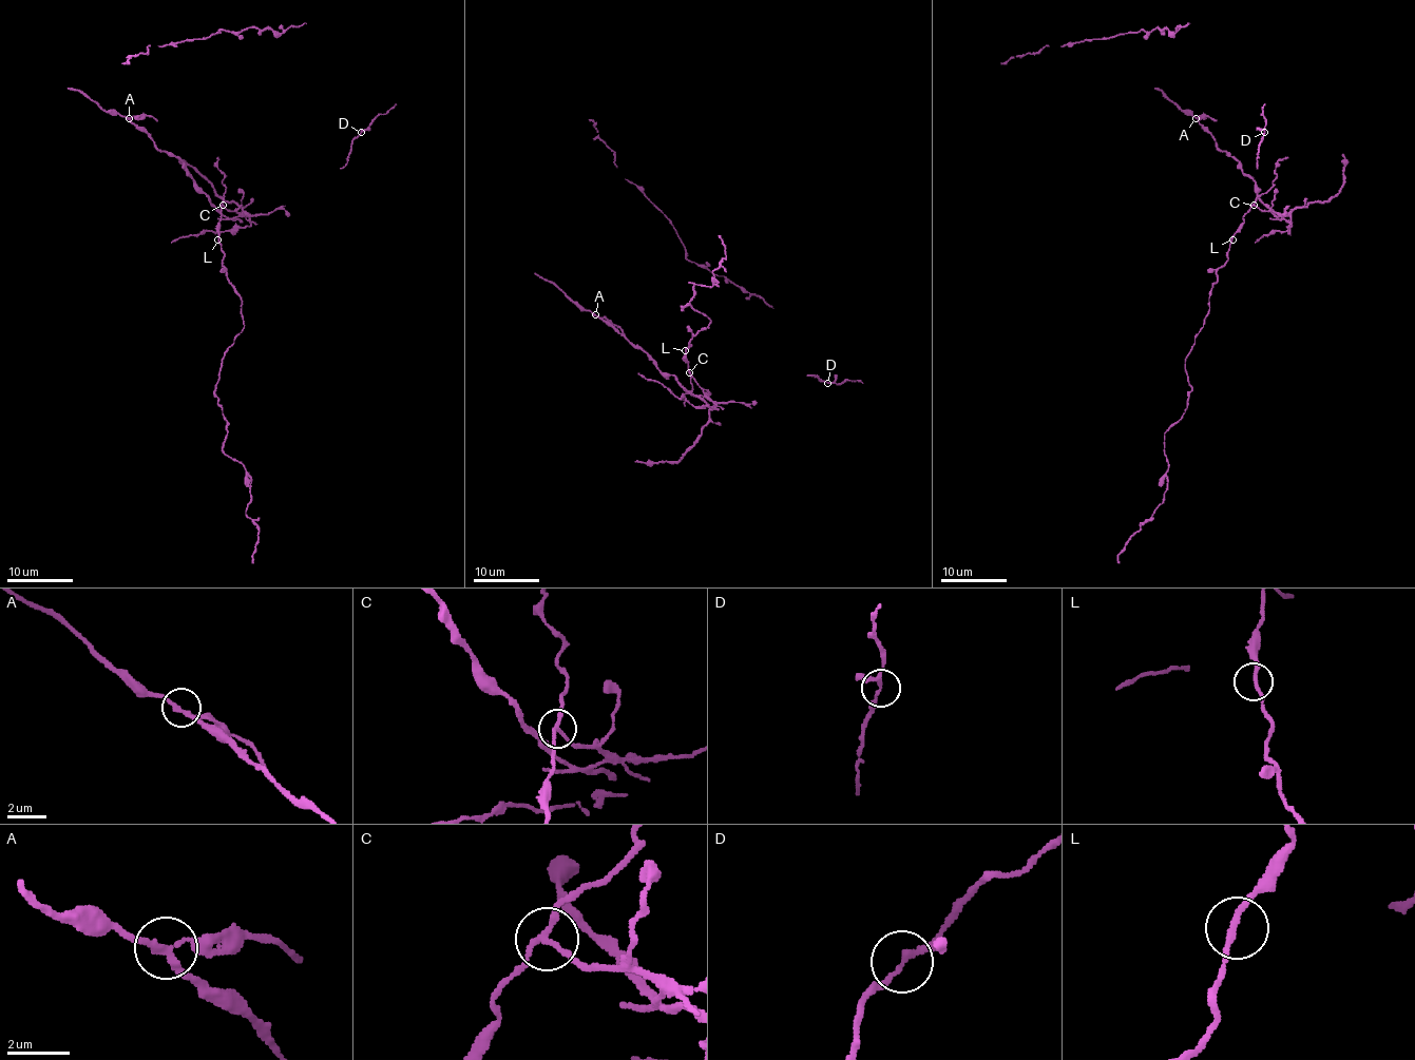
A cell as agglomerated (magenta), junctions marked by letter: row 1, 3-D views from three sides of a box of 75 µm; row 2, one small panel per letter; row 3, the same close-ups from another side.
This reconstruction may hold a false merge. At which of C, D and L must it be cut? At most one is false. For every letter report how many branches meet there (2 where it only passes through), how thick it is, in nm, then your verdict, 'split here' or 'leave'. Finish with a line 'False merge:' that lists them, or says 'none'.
C: 3 | 160 nm | split here
D: 2 | 180 nm | leave
L: 2 | 180 nm | leave
False merge: C

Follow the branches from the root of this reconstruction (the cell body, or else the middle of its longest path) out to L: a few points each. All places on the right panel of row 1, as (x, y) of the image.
L: (1262, 212), (1251, 205), (1232, 239)

